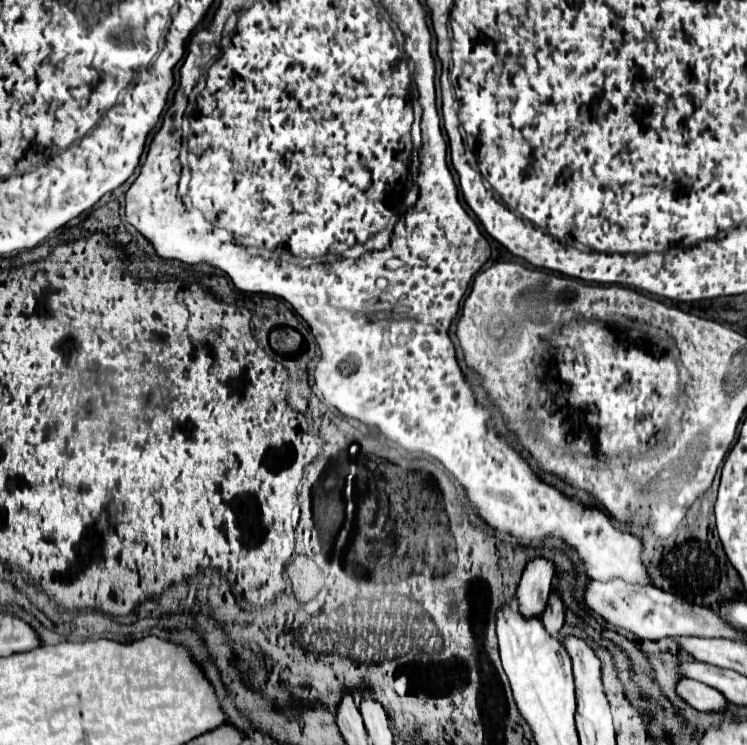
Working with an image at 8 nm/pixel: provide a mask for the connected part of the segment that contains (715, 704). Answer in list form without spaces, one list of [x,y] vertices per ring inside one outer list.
[[[681,679],[677,685],[677,693],[697,711],[705,711],[705,713],[727,713],[729,711],[729,701],[725,699],[725,695],[721,695],[717,689],[705,683],[699,683],[693,679]]]

